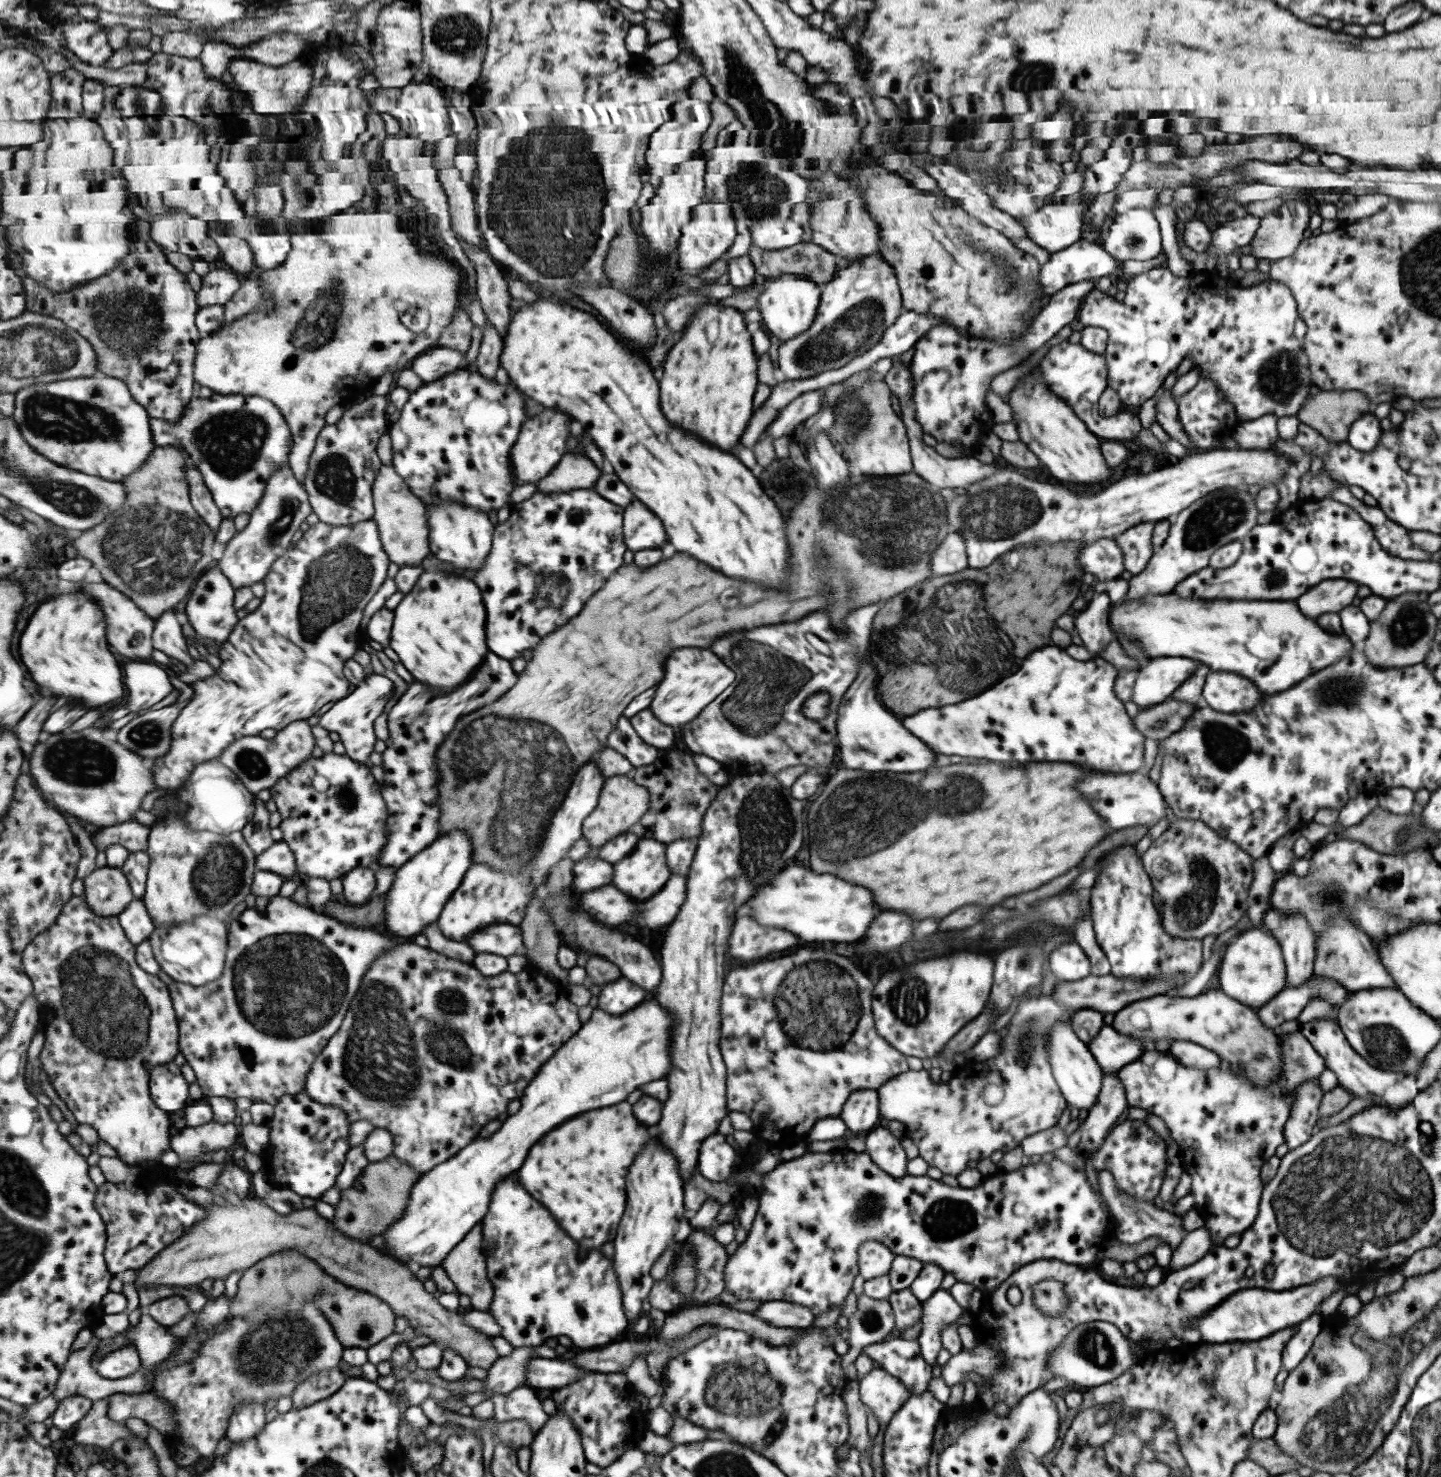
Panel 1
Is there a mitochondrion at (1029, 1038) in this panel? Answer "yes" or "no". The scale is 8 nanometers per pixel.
yes

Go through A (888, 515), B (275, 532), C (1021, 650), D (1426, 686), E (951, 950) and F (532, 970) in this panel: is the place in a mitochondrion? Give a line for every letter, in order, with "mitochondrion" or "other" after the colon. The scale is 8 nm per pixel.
A: mitochondrion
B: mitochondrion
C: other
D: other
E: other
F: other

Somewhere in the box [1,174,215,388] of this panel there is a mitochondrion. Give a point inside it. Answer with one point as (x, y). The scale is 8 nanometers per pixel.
(121, 331)

